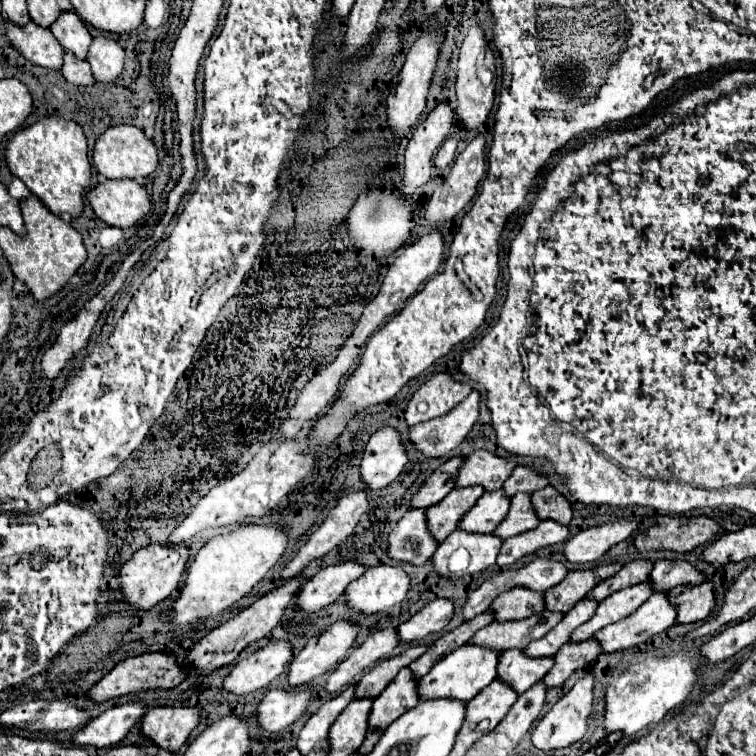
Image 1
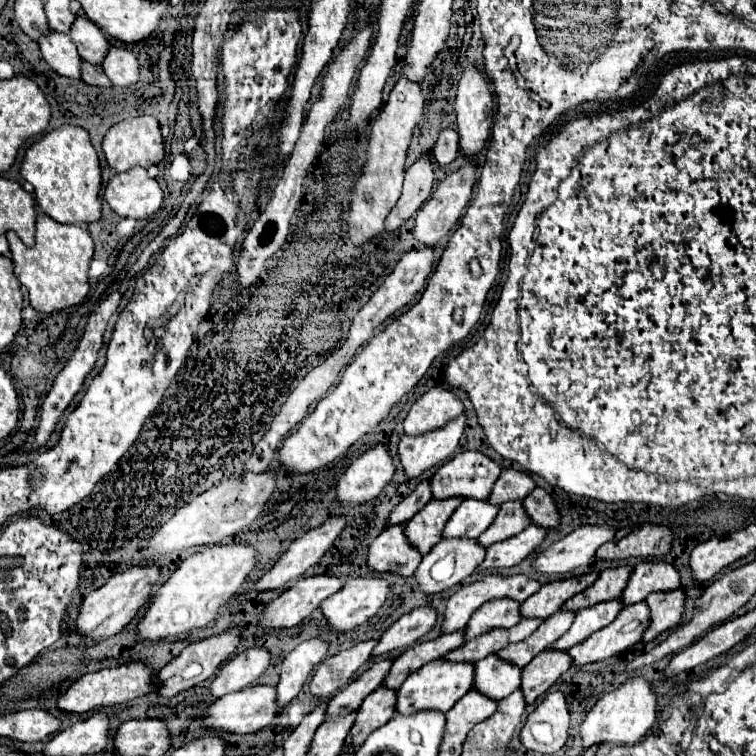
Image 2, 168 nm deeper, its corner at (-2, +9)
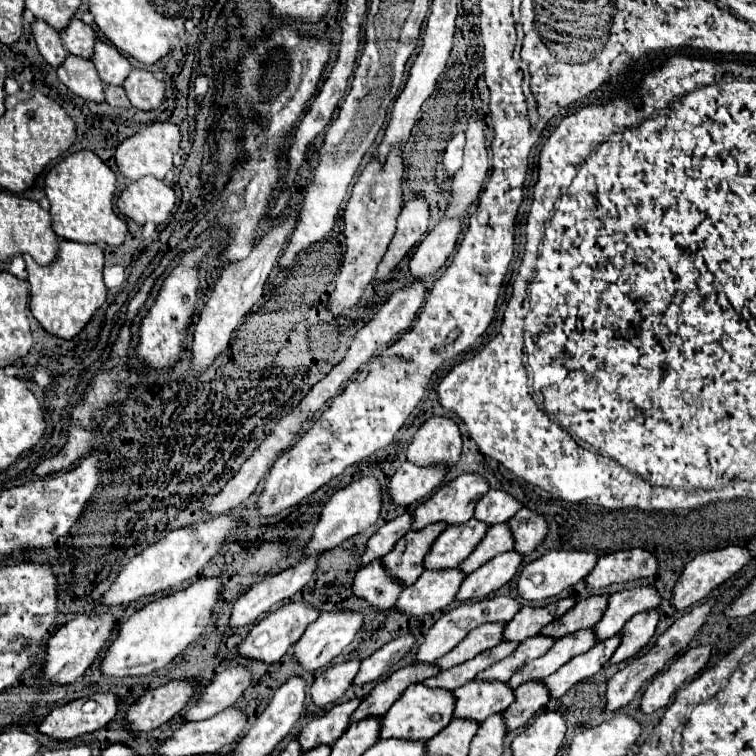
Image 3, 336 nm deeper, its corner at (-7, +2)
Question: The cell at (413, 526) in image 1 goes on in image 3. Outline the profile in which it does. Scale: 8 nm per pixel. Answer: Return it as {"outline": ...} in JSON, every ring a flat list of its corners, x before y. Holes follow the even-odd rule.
{"outline":[[377,558,355,574,353,590,371,606,379,610,389,610,403,592,403,584,397,578,393,578,389,570,383,568,383,560]]}

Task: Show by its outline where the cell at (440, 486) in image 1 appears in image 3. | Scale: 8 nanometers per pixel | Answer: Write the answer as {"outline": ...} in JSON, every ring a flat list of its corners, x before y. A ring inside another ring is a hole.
{"outline":[[405,512,403,516,389,520,385,526,381,526,367,542,367,550,363,554,361,566,369,564,371,560,375,560,379,556,389,554,393,550,393,546,397,544,397,540,411,530,411,524,413,524,413,512]]}

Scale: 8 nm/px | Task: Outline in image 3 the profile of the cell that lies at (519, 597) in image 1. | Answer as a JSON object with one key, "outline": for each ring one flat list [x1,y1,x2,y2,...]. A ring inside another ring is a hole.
{"outline":[[505,622,477,626,475,630,471,630,471,634,467,634,467,638,463,638,463,642,459,642,459,646,455,646,455,650,451,650,451,654,445,654,443,658,439,658,437,666,441,670,447,670,447,668,457,666,465,660,471,660,479,652,485,652,485,650,501,644,503,630,505,630]]}

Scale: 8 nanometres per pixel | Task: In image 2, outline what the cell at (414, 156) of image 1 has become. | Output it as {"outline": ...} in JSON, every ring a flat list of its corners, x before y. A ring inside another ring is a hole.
{"outline":[[420,157,408,171,404,179,402,197,390,211,386,219,386,231,398,231,408,219,416,215,424,201,430,199,434,185,434,171,426,157]]}

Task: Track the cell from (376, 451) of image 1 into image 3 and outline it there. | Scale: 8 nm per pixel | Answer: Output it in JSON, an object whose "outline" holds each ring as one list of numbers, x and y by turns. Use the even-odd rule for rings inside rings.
{"outline":[[375,476,359,478,359,480,351,482,347,488,335,492,321,512,319,524,313,532,313,538,311,538,305,554,311,556,311,554,331,550,331,548,339,546,343,540,355,536,359,532,365,532,367,528,371,528,377,522,377,518,381,514,381,506,383,506,383,488]]}

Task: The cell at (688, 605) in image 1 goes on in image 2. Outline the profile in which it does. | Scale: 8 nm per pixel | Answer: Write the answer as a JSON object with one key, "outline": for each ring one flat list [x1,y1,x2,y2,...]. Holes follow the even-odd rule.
{"outline":[[676,589,668,593,648,595,644,601,650,607,650,627,646,627,646,635,642,635,642,643,648,643,662,631,668,631,680,623,686,595,682,589]]}

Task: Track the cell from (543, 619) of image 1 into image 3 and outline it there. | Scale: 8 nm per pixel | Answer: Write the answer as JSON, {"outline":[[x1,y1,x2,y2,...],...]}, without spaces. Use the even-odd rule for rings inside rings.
{"outline":[[501,642,499,646,491,648,491,650,485,650,481,654,477,654,475,658,459,664,459,666,453,666,451,670,443,670,439,672,437,676,433,678,427,678,425,684,431,686,431,688,447,688,447,690,455,690,459,686,463,686,465,682,473,680,479,672,483,672,487,666,507,658,509,654,513,654,517,650,519,642]]}

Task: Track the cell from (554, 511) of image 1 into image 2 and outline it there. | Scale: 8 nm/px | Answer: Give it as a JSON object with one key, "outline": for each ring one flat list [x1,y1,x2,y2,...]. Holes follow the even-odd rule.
{"outline":[[536,487,526,499,522,499,522,507,526,515,530,517,532,525,552,529,560,521,560,513,554,505,554,499,540,487]]}

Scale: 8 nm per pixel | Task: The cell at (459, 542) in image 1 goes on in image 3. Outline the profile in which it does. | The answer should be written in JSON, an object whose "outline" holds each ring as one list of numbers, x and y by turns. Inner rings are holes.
{"outline":[[459,568,425,570,415,584,403,590,395,608,409,616,435,614,455,602,455,594,463,580,465,574]]}

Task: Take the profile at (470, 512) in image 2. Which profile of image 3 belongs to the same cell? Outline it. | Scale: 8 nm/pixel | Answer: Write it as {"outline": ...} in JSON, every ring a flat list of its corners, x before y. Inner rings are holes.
{"outline":[[471,518,469,522,463,522,459,526,445,528,431,546,431,552,425,558,425,568,435,570,459,566,487,534,487,528,489,526,479,522,477,518]]}

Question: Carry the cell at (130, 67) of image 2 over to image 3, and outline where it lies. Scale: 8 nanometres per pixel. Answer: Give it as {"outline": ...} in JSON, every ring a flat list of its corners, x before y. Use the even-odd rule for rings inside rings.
{"outline":[[135,68,123,82,129,102,139,110,155,110,163,100,163,82,149,70]]}

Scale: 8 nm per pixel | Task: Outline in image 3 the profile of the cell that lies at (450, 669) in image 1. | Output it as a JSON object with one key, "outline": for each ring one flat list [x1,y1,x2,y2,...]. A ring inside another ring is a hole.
{"outline":[[423,682,413,684,403,692,403,696,389,708,389,712,383,716,381,726,381,738,415,738,415,740,429,740,435,734,439,734,453,718,455,710,455,696,453,690,445,688,429,688]]}

